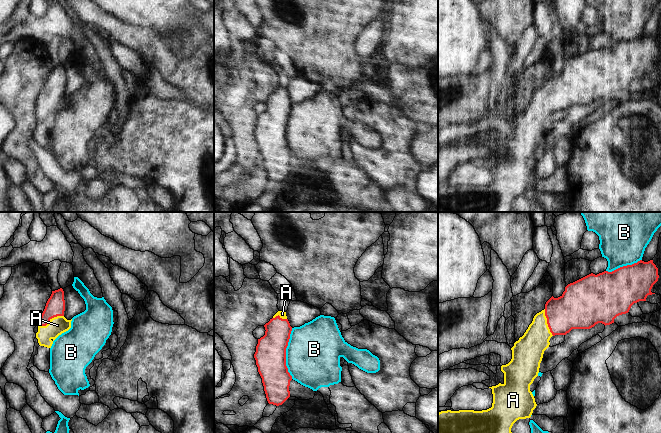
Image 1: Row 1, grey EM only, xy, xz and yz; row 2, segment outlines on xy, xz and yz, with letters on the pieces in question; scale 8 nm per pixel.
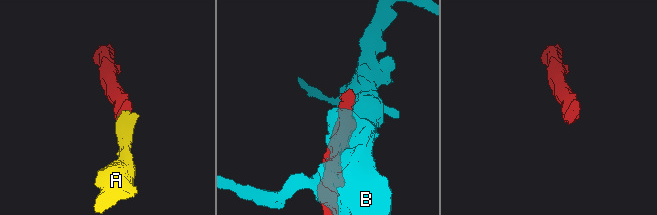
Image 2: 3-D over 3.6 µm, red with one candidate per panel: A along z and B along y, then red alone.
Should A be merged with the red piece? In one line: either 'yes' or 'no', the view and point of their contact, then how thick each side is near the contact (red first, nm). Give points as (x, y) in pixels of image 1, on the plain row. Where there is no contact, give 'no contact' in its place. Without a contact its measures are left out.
yes; meets red in xy at (49, 96); 160 nm thick on the red side, 140 nm on the other

